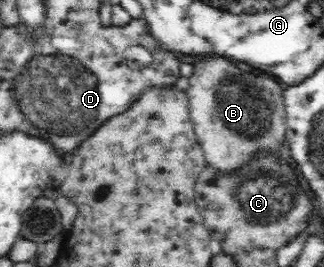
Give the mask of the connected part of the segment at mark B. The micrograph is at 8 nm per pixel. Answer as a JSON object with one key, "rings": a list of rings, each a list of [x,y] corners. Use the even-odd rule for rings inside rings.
{"rings":[[[203,55],[192,64],[192,77],[185,91],[189,103],[189,117],[193,122],[195,136],[206,157],[206,163],[219,172],[237,173],[247,162],[262,152],[268,144],[272,152],[284,142],[284,103],[270,104],[262,98],[264,92],[270,92],[268,82],[272,78],[244,73],[232,60]]]}

